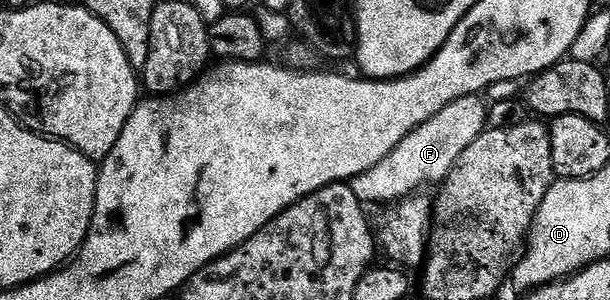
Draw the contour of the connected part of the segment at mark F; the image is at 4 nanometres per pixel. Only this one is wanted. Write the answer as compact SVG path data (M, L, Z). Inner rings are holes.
M479 94L462 96L438 111L416 131L405 136L374 167L354 177L350 182L353 194L364 205L386 205L419 192L419 188L424 185L441 184L454 169L460 155L486 131L487 127L488 107L485 100Z

